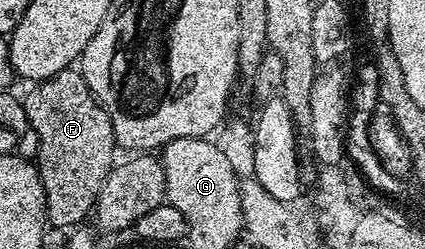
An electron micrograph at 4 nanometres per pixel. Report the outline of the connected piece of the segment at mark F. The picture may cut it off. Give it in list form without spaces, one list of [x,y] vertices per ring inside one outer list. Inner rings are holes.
[[[70,69],[67,71],[60,71],[55,73],[55,77],[50,79],[42,79],[29,91],[29,96],[24,96],[23,102],[25,104],[25,116],[29,118],[29,125],[35,129],[35,133],[39,133],[39,153],[35,160],[35,166],[38,173],[41,174],[41,184],[45,190],[45,218],[50,224],[53,223],[57,227],[69,227],[68,229],[76,228],[78,225],[84,224],[85,218],[90,218],[91,212],[97,206],[97,198],[103,189],[103,181],[108,177],[110,171],[115,166],[115,158],[113,159],[113,147],[115,148],[115,140],[113,137],[113,126],[109,120],[109,115],[101,108],[97,98],[91,93],[91,89],[87,85],[87,81],[80,73],[80,70]]]

